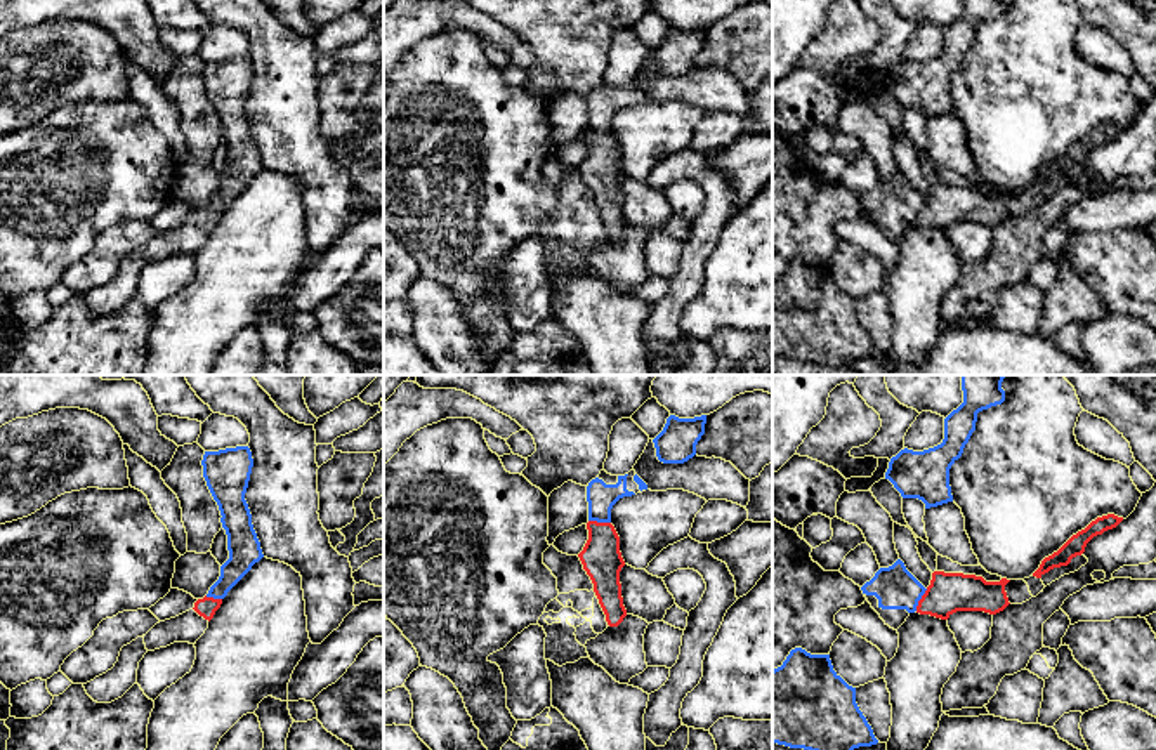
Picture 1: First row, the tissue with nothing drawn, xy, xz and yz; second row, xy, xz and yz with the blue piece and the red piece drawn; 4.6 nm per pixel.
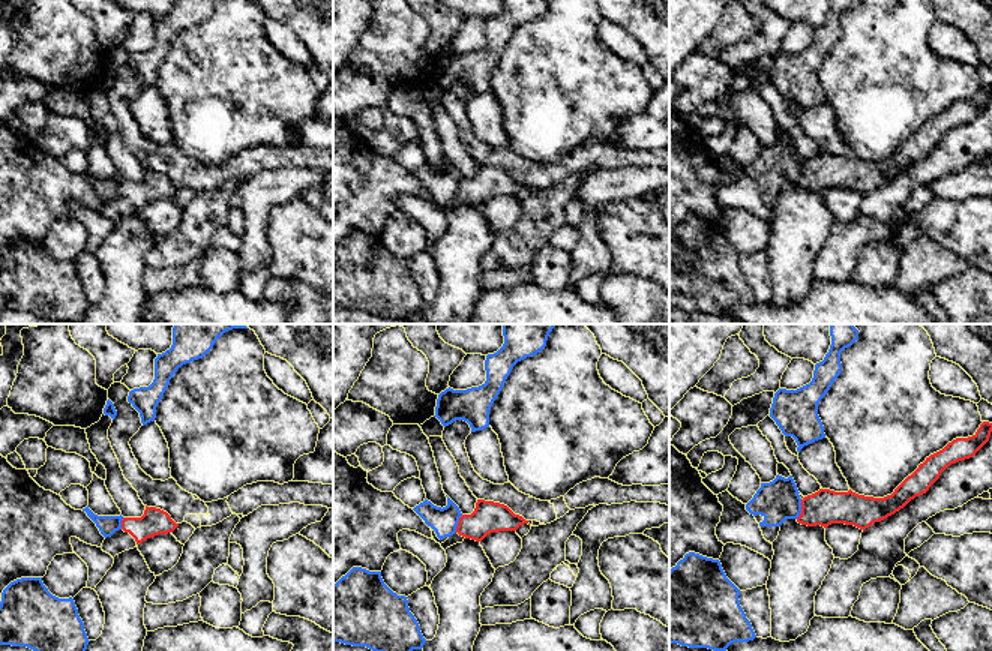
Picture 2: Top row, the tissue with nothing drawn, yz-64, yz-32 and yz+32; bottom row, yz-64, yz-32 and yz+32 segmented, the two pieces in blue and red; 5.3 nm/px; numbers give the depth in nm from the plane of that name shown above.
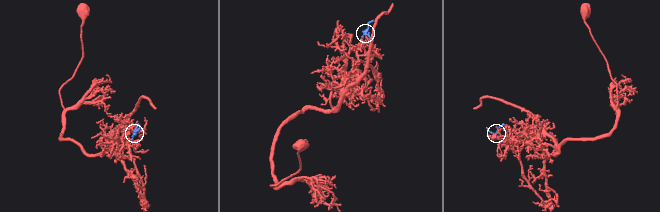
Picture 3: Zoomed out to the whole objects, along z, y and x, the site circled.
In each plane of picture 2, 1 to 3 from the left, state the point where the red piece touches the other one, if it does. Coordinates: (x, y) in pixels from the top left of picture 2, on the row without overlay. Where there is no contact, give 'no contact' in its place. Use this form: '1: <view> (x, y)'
1: yz-64 (120, 188)
2: yz-32 (456, 188)
3: yz+32 (800, 173)

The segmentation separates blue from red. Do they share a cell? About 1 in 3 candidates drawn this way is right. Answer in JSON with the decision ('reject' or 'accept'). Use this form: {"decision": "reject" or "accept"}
{"decision": "reject"}

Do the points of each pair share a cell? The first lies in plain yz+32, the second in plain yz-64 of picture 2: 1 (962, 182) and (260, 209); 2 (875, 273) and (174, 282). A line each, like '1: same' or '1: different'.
1: same
2: different

